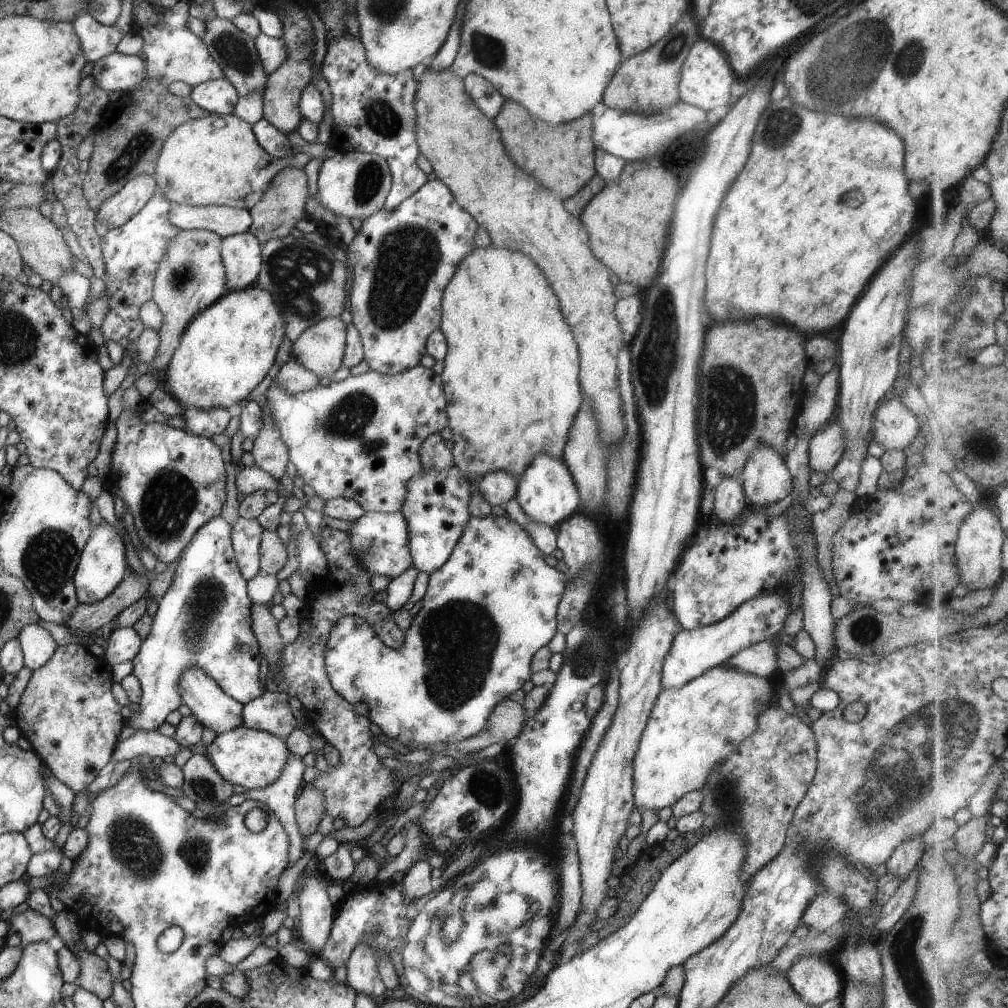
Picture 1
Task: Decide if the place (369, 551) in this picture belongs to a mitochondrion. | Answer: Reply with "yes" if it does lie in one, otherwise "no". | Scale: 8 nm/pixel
yes

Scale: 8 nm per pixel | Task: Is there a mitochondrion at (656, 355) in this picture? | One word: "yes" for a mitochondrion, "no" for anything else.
yes

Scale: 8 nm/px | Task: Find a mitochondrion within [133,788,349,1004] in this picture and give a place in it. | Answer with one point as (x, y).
(194, 851)

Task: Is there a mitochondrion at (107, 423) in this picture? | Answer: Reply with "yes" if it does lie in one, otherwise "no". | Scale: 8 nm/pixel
no

